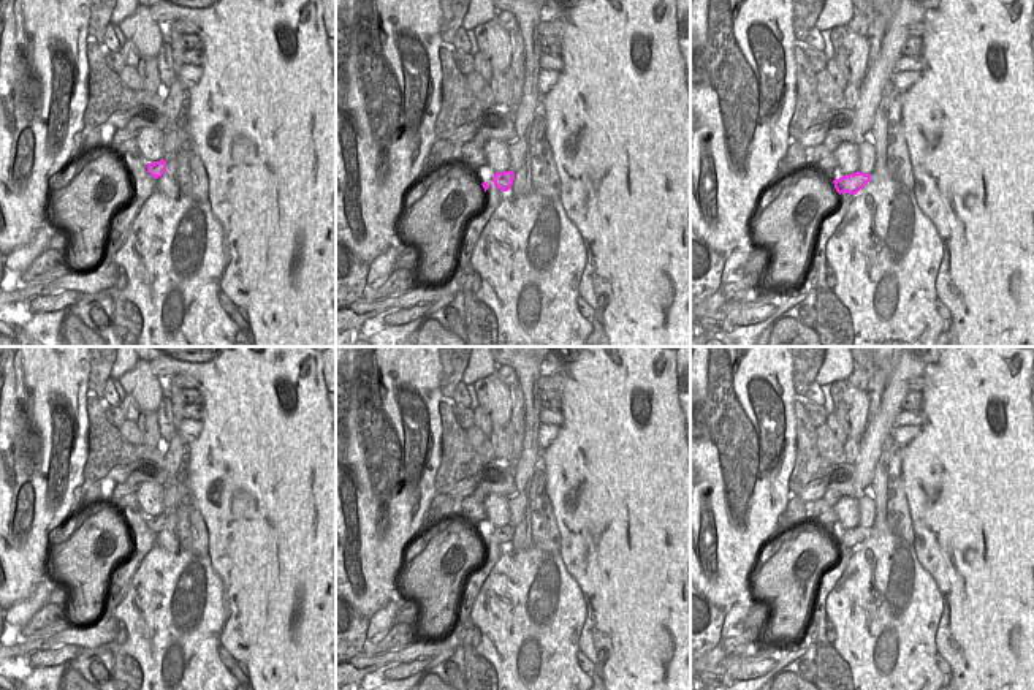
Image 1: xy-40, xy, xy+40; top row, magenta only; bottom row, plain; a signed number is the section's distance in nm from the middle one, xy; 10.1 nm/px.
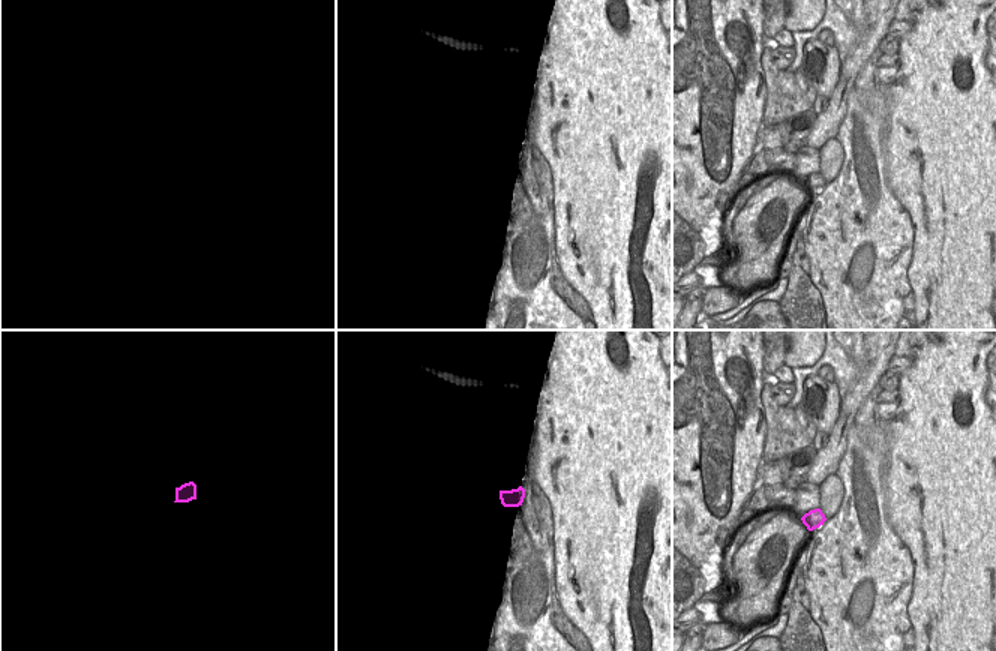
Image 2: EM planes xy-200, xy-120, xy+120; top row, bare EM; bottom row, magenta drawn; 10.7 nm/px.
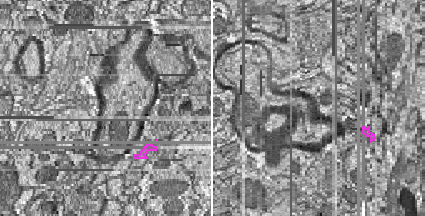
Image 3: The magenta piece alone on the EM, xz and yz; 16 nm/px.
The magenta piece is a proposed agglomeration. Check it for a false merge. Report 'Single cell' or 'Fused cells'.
Single cell.

